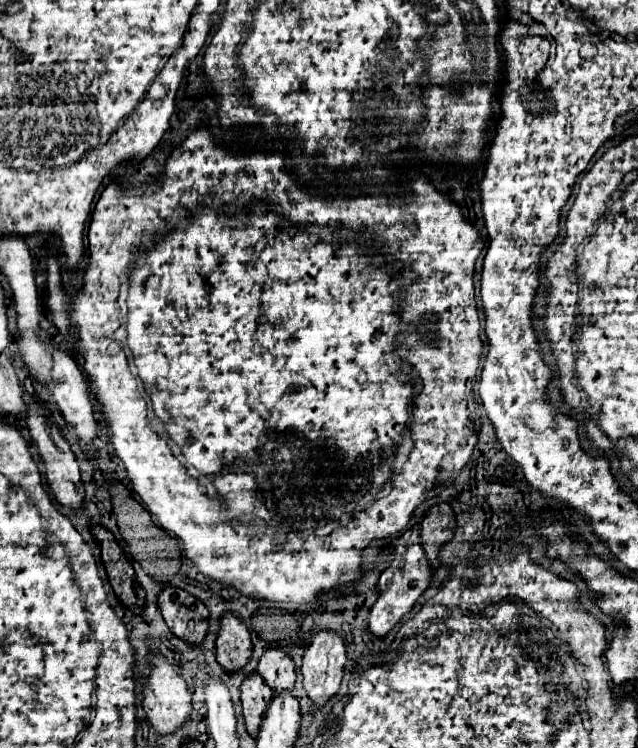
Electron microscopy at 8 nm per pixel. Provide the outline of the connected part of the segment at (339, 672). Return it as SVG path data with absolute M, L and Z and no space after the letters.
M320 631L306 645L302 659L304 689L314 707L324 707L338 691L344 675L346 647L336 633Z

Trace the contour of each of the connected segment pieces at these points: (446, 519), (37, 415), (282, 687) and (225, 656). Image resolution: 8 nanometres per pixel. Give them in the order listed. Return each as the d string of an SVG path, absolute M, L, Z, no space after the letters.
M448 503L434 505L426 513L426 517L422 519L422 525L420 525L420 543L422 543L422 549L426 551L426 557L430 559L430 563L434 559L438 559L440 547L454 539L454 529L456 529L456 517Z
M32 403L30 405L30 409L28 409L28 429L30 429L30 435L36 441L40 457L44 461L46 479L48 479L48 485L50 485L56 501L60 505L64 505L64 507L70 507L70 509L78 511L78 509L84 507L84 485L82 485L82 479L80 479L80 469L78 469L78 463L76 463L76 457L74 457L70 445L66 443L66 439L60 435L60 431L56 427L48 425L44 413L46 411L42 409L40 403Z
M282 647L266 649L260 663L258 663L258 673L262 675L264 683L276 693L292 691L296 673L294 673L294 663L292 659L284 653Z
M224 615L216 641L216 659L224 667L226 673L240 671L252 655L252 639L250 631L242 623L242 619L234 615Z

